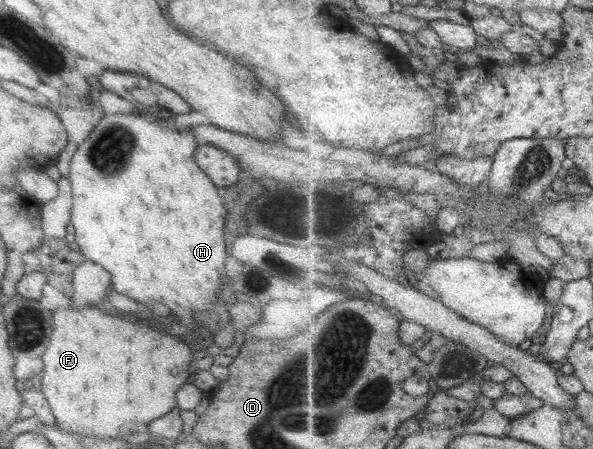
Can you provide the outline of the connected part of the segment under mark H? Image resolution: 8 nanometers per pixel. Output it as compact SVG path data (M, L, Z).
M138 110L130 115L115 113L114 115L104 115L102 119L94 126L90 135L77 146L69 163L69 179L71 185L71 214L69 223L74 228L74 242L79 247L79 251L92 263L100 265L104 271L110 273L112 277L112 289L120 295L126 295L130 299L134 299L140 305L148 305L150 301L156 303L164 303L166 307L172 309L172 305L176 303L176 309L170 313L186 313L186 311L204 311L210 309L212 303L216 301L216 297L220 292L220 285L224 279L224 258L228 245L222 236L222 227L225 227L225 218L227 217L227 209L222 204L221 198L217 194L217 187L210 181L210 178L194 163L193 153L197 146L194 136L185 128L176 128L172 130L163 128L161 120L154 118L151 114Z

